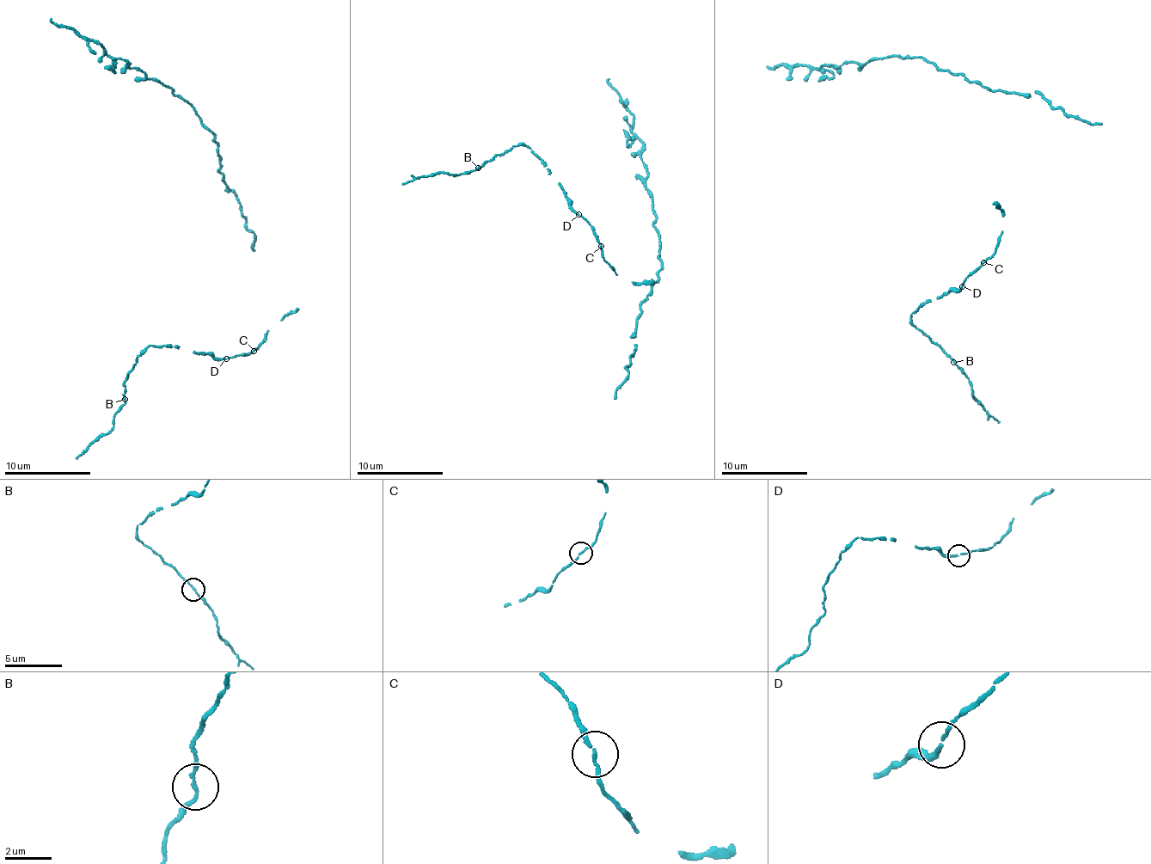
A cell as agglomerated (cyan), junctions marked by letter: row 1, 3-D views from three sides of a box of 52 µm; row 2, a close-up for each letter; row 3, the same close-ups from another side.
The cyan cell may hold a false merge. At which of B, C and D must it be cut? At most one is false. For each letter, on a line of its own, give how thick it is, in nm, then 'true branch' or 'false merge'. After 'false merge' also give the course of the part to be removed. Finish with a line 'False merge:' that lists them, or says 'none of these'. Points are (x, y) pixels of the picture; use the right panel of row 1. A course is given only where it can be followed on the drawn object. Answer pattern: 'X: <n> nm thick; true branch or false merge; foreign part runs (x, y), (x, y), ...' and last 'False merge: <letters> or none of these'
B: 140 nm thick; true branch
C: 130 nm thick; true branch
D: 140 nm thick; true branch
False merge: none of these

